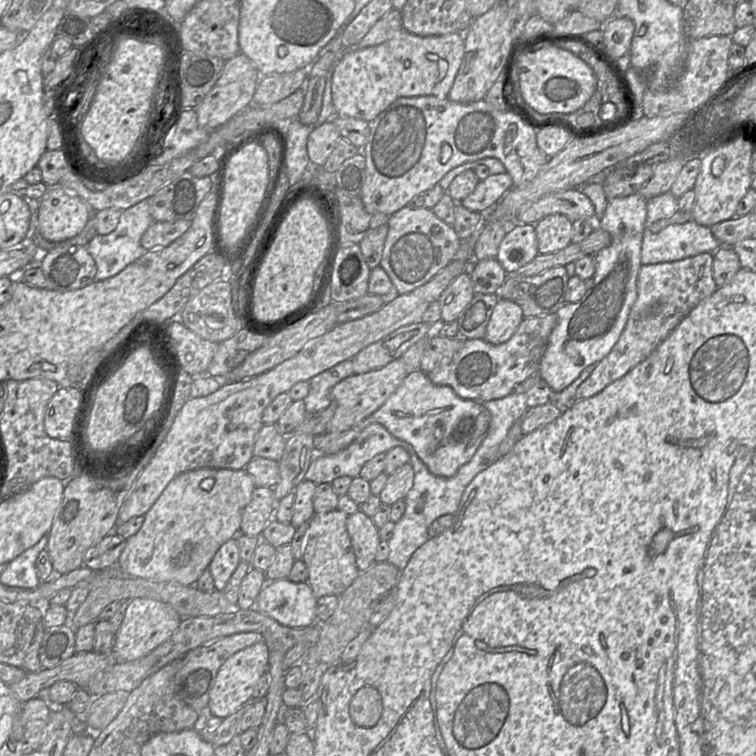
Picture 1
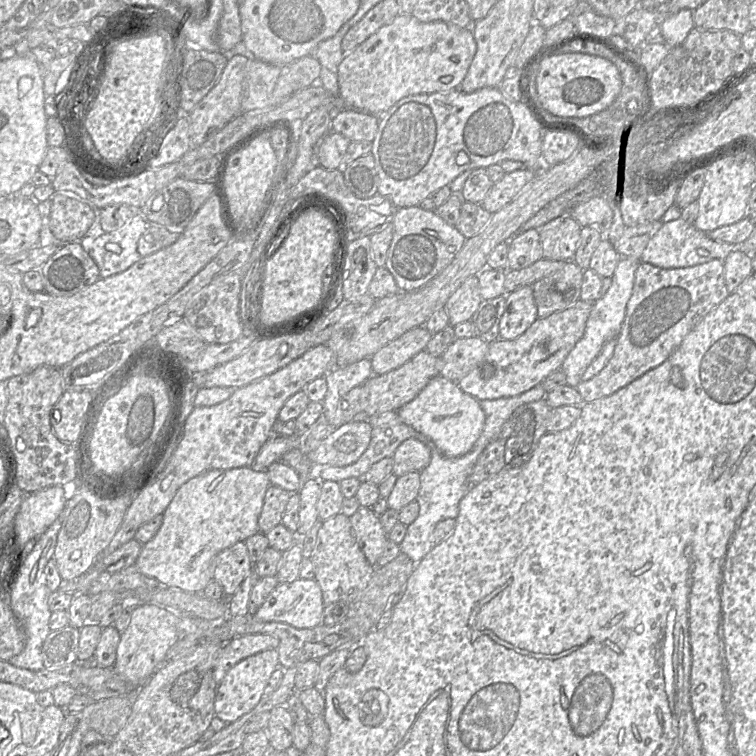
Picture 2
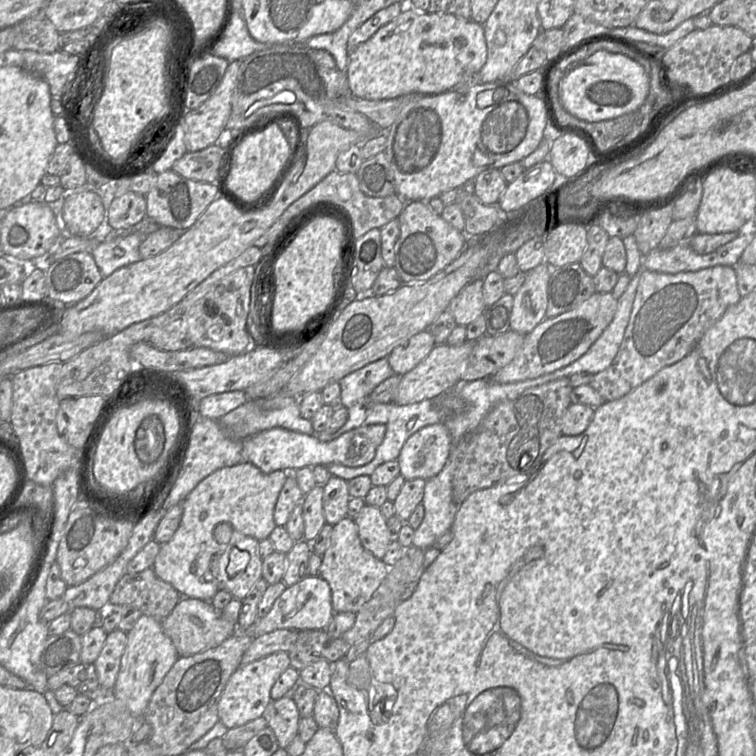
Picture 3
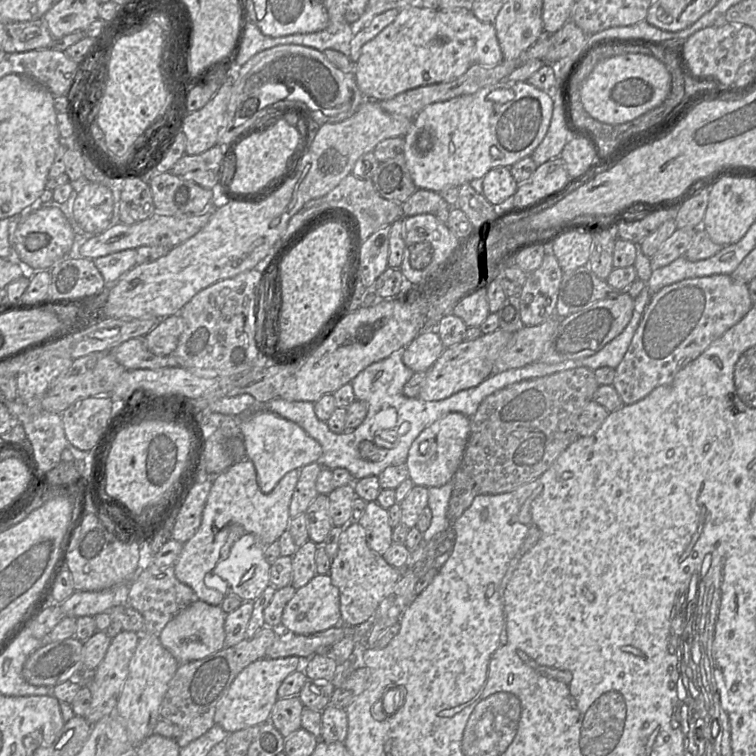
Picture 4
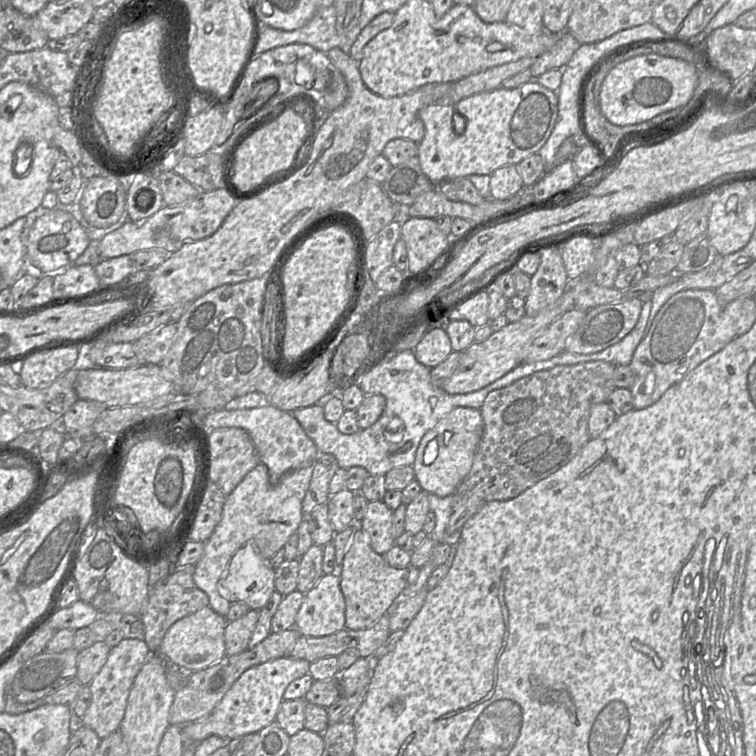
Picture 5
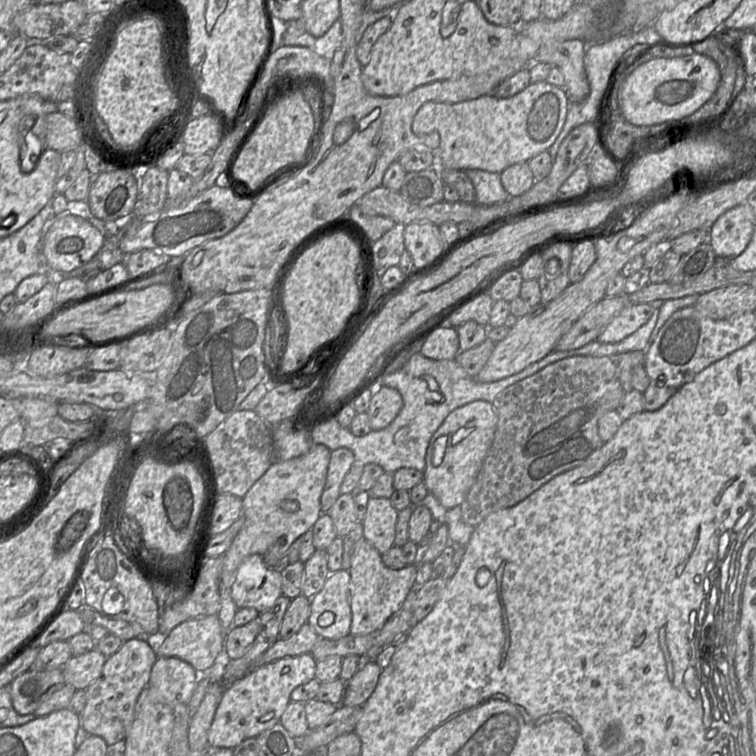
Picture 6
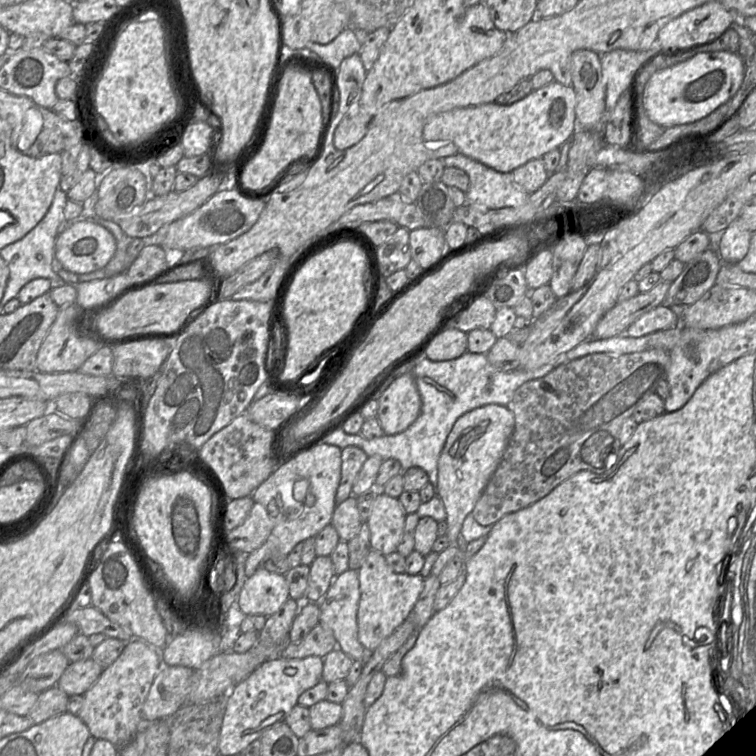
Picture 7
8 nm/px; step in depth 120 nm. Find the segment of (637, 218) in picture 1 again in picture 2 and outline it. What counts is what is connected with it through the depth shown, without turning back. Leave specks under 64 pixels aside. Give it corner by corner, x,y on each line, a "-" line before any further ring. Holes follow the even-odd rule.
621,257
611,277
609,289
593,302
593,307
586,322
584,334
570,351
560,368
565,373
567,386
576,388
581,382
583,373
599,355
604,344
618,337
626,316
628,301
632,296
635,274
639,264
640,261
635,258

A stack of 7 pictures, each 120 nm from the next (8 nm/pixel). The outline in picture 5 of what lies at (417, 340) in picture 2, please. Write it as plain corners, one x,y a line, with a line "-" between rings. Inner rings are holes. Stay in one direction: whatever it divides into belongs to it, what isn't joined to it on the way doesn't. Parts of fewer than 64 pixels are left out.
442,327
429,329
413,349
416,360
429,368
438,366
452,351
450,338

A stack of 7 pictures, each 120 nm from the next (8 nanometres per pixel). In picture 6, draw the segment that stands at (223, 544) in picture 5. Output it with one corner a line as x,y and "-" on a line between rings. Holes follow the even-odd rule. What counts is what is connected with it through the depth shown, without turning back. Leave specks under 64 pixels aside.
313,445
304,455
287,461
274,461
242,498
244,524
223,554
223,566
219,578
220,609
216,614
226,633
238,610
230,596
230,589
241,562
249,555
262,557
266,566
287,557
291,544
308,530
323,513
320,498
325,486
330,450
324,445
-
284,500
296,500
298,509
289,513
280,508

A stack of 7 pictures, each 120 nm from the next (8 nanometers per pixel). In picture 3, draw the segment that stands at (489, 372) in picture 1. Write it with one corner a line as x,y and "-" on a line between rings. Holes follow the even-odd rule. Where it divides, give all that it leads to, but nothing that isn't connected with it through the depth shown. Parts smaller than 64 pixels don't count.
611,292
595,293
576,308
554,318
546,318
526,334
520,349
506,366
487,378
500,384
515,383
554,372
568,366
598,339
614,318
618,305

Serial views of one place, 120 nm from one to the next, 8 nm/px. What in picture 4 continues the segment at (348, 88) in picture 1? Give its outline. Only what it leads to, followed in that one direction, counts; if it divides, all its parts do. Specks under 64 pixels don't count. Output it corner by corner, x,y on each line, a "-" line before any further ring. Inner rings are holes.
412,4
362,46
353,73
366,99
382,101
414,88
451,82
473,65
495,67
502,61
492,23
479,21
471,10
430,10

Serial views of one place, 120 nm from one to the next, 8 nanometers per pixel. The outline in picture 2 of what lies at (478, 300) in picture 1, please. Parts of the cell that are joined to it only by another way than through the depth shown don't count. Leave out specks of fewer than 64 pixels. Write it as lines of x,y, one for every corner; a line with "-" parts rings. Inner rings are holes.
506,296
483,300
472,316
474,335
488,343
499,339
499,322
506,308

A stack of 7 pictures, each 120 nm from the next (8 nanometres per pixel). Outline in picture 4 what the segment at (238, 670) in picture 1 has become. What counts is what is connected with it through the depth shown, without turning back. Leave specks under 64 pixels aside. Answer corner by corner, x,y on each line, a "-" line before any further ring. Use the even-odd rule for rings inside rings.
296,656
284,658
262,658
246,666
233,680
216,708
214,721
226,732
232,733
269,721
282,681
303,667
304,660

